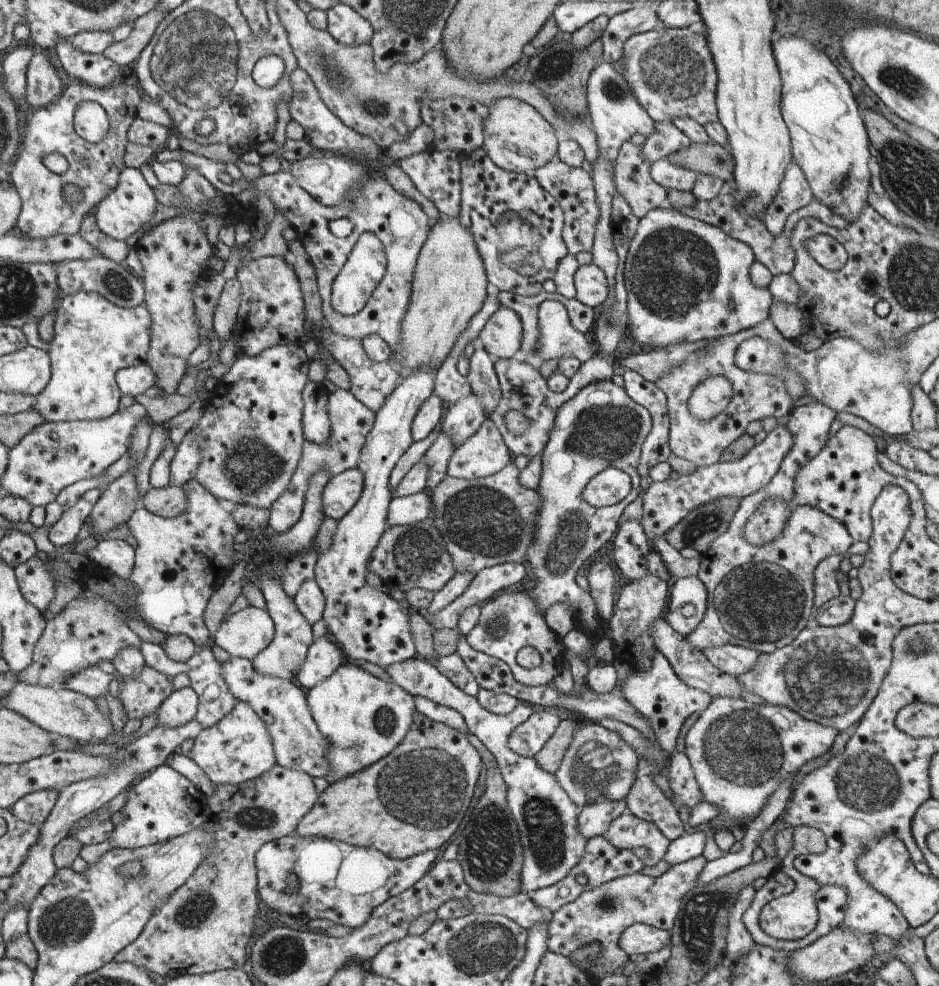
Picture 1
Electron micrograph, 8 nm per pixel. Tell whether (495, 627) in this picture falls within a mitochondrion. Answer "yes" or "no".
yes

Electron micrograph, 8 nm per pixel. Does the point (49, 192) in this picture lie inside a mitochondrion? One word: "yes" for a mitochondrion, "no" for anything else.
no

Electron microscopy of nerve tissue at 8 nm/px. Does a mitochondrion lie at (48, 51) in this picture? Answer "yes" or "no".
no

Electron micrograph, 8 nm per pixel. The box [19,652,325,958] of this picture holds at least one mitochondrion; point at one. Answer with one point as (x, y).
(68, 922)

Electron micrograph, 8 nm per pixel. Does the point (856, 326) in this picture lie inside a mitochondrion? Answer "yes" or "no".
yes

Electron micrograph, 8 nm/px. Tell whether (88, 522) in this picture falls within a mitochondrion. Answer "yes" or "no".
no

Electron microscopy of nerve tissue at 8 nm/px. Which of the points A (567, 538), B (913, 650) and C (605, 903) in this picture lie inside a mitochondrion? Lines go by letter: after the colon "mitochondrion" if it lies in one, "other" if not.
A: mitochondrion
B: other
C: mitochondrion

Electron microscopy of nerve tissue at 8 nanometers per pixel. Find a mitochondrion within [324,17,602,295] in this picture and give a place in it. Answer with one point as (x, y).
(553, 67)

